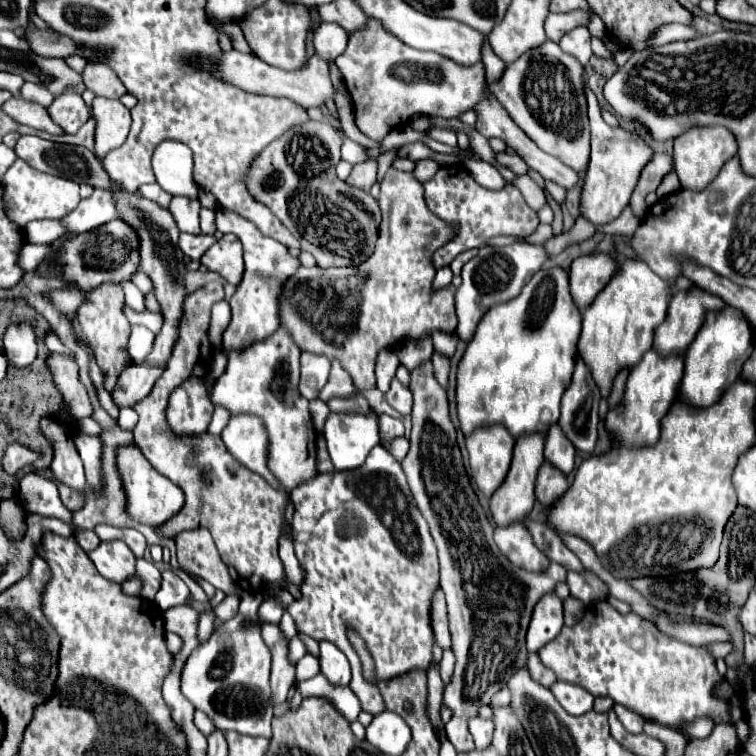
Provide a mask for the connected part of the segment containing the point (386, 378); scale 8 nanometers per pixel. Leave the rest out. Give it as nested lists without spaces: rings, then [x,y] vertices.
[[[380,353],[378,355],[378,365],[376,365],[376,377],[378,377],[378,389],[388,389],[400,361],[396,353]]]

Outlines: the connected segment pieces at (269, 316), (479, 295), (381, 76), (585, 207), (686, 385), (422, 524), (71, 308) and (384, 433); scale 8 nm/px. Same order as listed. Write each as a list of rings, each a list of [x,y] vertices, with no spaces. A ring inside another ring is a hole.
[[[218,209],[216,213],[216,227],[222,233],[234,233],[242,245],[244,245],[244,263],[246,263],[246,271],[244,271],[244,279],[238,285],[236,293],[230,299],[230,307],[232,307],[232,321],[224,333],[224,349],[232,349],[232,347],[246,347],[250,345],[250,341],[262,341],[266,337],[270,337],[274,333],[274,329],[278,329],[280,325],[280,295],[282,295],[282,285],[294,277],[294,273],[300,267],[300,261],[296,257],[292,257],[288,253],[288,249],[262,235],[258,231],[256,225],[252,225],[250,221],[246,221],[244,217],[240,217],[234,211],[228,209]]]
[[[512,243],[508,247],[482,247],[480,253],[470,259],[462,267],[462,285],[456,291],[456,315],[458,315],[458,327],[456,335],[462,341],[470,341],[474,337],[476,325],[482,319],[482,315],[498,303],[506,303],[514,299],[520,289],[526,285],[526,281],[542,267],[542,263],[548,259],[544,245],[528,245],[528,243]]]
[[[370,21],[370,29],[350,35],[346,51],[334,63],[352,97],[358,129],[374,141],[382,141],[386,133],[414,115],[458,119],[482,101],[482,89],[486,87],[482,61],[464,67],[438,53],[410,49],[384,29],[378,29],[374,21]]]
[[[586,87],[586,97],[588,97],[588,117],[592,127],[592,159],[590,159],[590,167],[582,187],[580,209],[586,219],[594,223],[608,223],[618,219],[624,207],[630,203],[640,171],[652,159],[654,151],[650,145],[646,145],[646,141],[640,135],[630,133],[622,127],[606,125],[604,119],[600,117],[600,109],[596,107],[596,97],[588,87]]]
[[[724,307],[720,311],[710,311],[696,339],[684,355],[684,379],[680,385],[678,401],[686,401],[694,407],[714,405],[722,393],[740,377],[742,365],[754,351],[754,331],[740,309]]]
[[[380,445],[370,451],[366,465],[352,473],[326,473],[316,475],[310,481],[300,483],[290,491],[296,505],[294,511],[294,547],[296,557],[306,571],[302,583],[302,597],[292,601],[286,611],[294,617],[300,633],[312,639],[330,639],[348,657],[352,665],[350,689],[362,703],[362,709],[370,715],[386,711],[384,699],[374,683],[368,683],[358,665],[358,655],[346,639],[346,629],[352,627],[368,645],[376,661],[376,677],[382,681],[410,673],[412,669],[428,671],[436,659],[432,655],[434,631],[430,625],[430,609],[434,591],[440,587],[438,555],[428,523],[414,505],[414,497],[408,489],[400,463]]]
[[[64,289],[64,291],[54,291],[52,293],[52,303],[60,309],[66,311],[70,315],[76,315],[80,305],[84,303],[84,295],[78,289]]]
[[[378,415],[378,425],[380,425],[380,445],[382,447],[386,447],[392,439],[404,435],[404,425],[400,423],[400,419]]]

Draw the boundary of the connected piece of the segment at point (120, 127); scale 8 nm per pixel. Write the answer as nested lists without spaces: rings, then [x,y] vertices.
[[[94,99],[92,113],[96,117],[96,155],[102,159],[108,151],[122,145],[130,131],[130,109],[120,101]]]

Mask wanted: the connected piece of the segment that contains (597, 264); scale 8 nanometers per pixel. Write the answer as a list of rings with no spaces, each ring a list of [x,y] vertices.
[[[590,253],[572,261],[570,265],[570,293],[580,309],[586,309],[594,297],[618,273],[620,259],[608,253]]]

